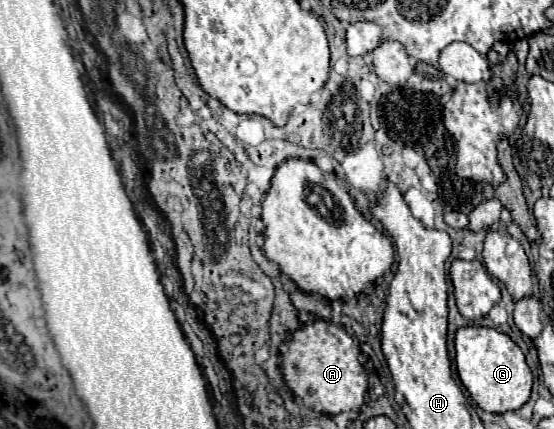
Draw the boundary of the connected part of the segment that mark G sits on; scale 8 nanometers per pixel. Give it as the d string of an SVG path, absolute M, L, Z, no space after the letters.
M477 325L459 327L455 333L455 365L463 387L469 391L471 399L487 413L515 411L525 401L529 401L533 375L525 363L525 355L509 335L497 329Z

